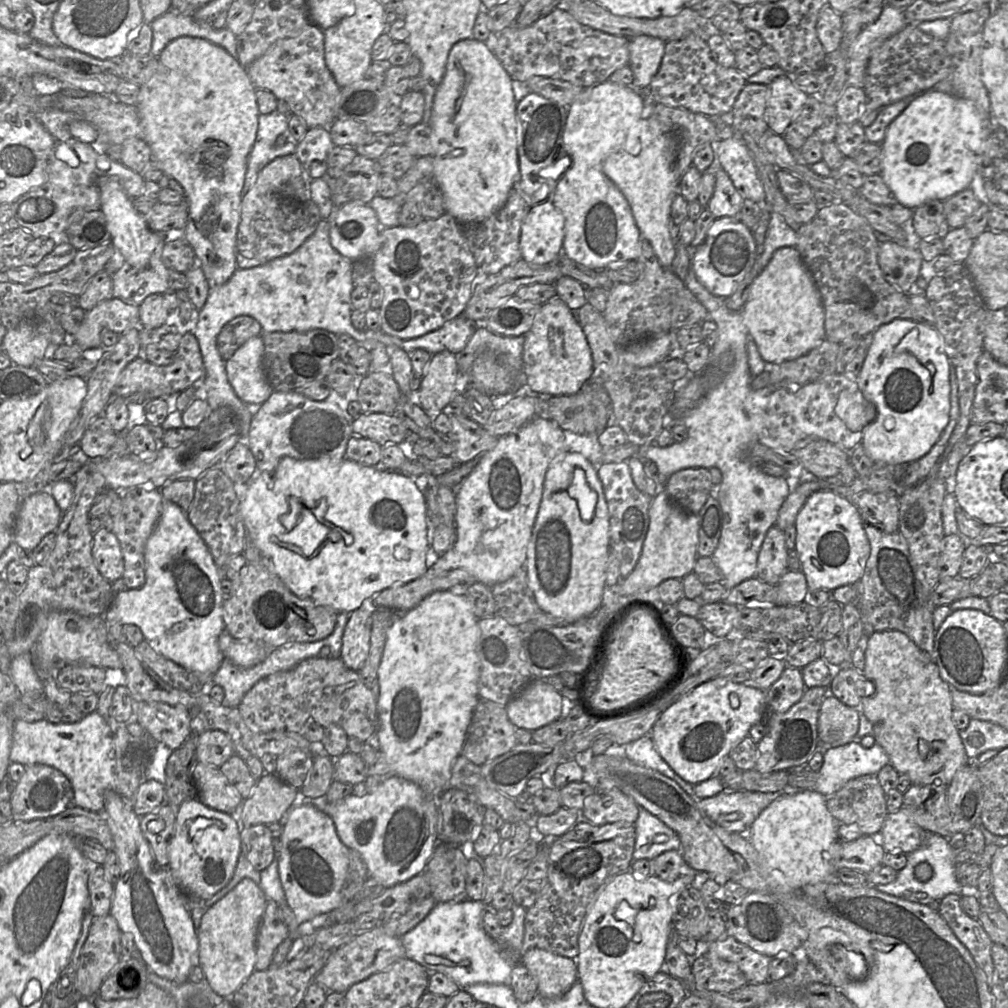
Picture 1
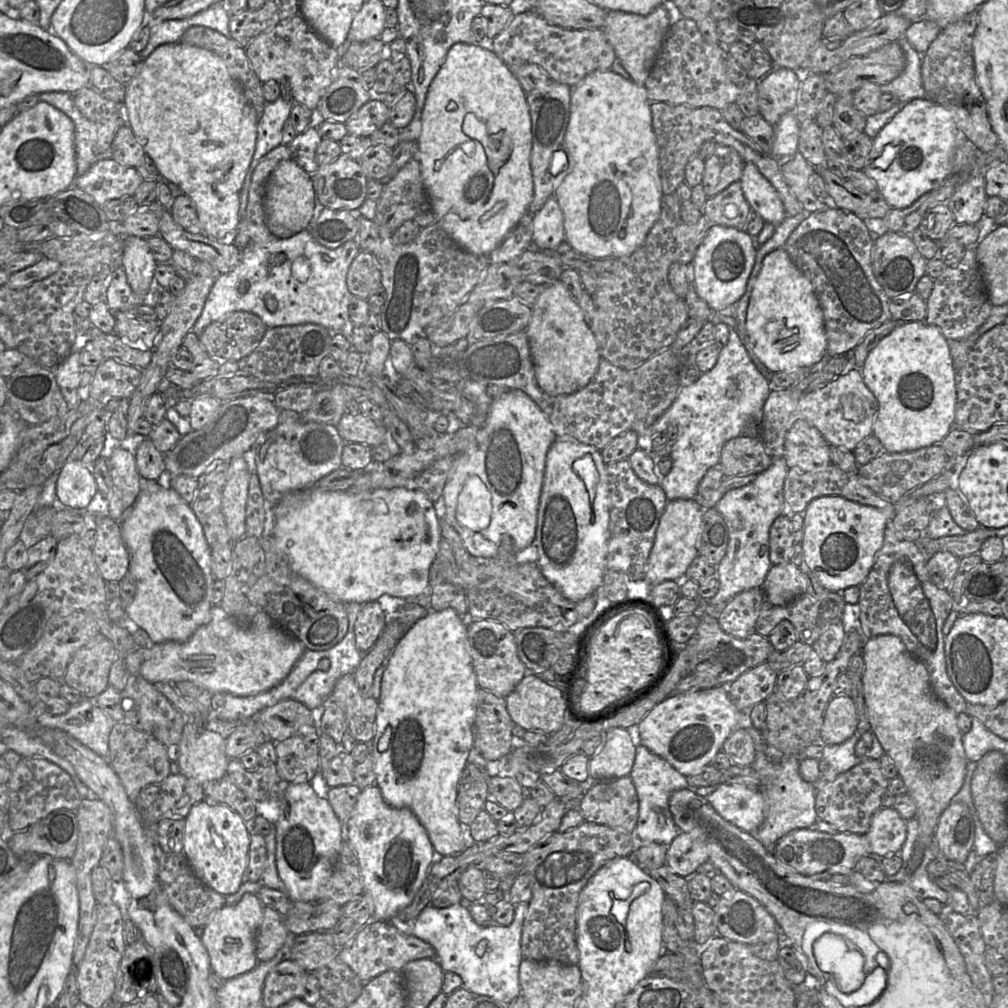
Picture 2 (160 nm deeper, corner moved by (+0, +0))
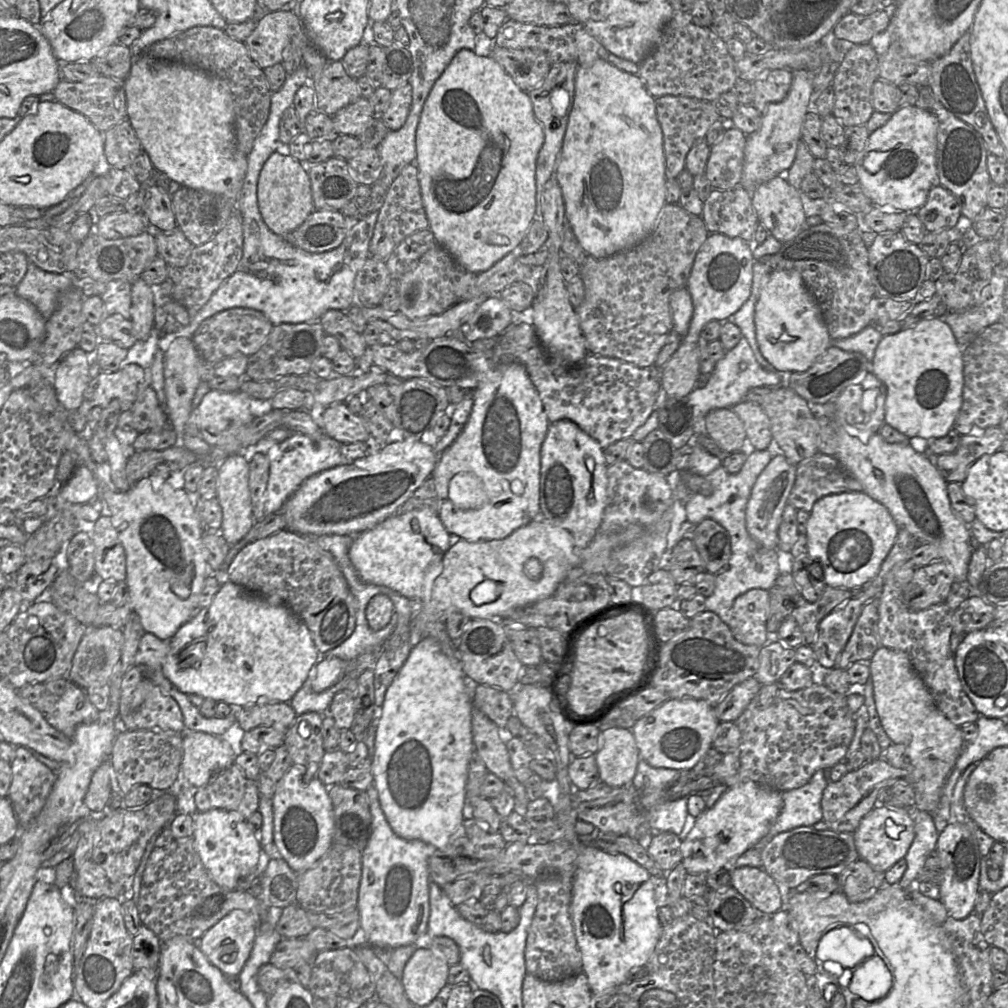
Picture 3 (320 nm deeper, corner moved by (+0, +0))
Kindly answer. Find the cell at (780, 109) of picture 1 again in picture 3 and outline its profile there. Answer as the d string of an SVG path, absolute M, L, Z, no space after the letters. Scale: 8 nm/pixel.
M775 69L766 72L752 82L753 106L762 114L769 103L781 102L790 91L793 71Z

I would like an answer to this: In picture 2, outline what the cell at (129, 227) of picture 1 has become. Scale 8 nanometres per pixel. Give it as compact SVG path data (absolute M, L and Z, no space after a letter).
M124 236L122 267L131 289L140 297L148 297L154 282L155 261L146 238Z

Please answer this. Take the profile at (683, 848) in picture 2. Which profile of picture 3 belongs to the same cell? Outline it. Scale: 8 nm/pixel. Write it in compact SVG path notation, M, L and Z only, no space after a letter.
M753 781L729 787L713 807L706 809L696 818L694 826L682 840L681 863L688 874L706 875L733 863L768 833L782 804L782 792Z

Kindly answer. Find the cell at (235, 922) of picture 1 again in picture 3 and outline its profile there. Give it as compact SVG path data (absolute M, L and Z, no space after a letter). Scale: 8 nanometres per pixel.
M233 910L212 926L204 935L195 941L207 960L224 975L238 975L243 969L257 935L259 915L243 910Z

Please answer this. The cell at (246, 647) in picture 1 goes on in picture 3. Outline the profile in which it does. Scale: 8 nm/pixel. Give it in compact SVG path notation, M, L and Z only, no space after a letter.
M229 580L222 583L208 606L178 629L169 643L170 650L161 669L164 676L181 692L223 701L231 708L256 703L290 703L311 677L321 655L306 624L280 599L267 599Z

